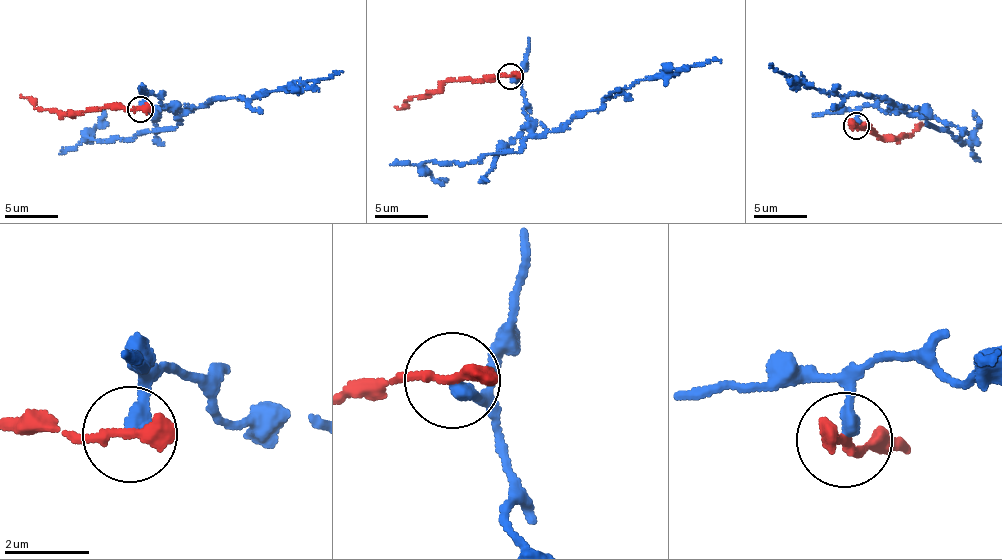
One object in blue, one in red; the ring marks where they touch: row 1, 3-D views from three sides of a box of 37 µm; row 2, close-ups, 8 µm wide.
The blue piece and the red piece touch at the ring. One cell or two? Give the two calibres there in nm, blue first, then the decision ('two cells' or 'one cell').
calibres 340 and 400 nm; two cells

